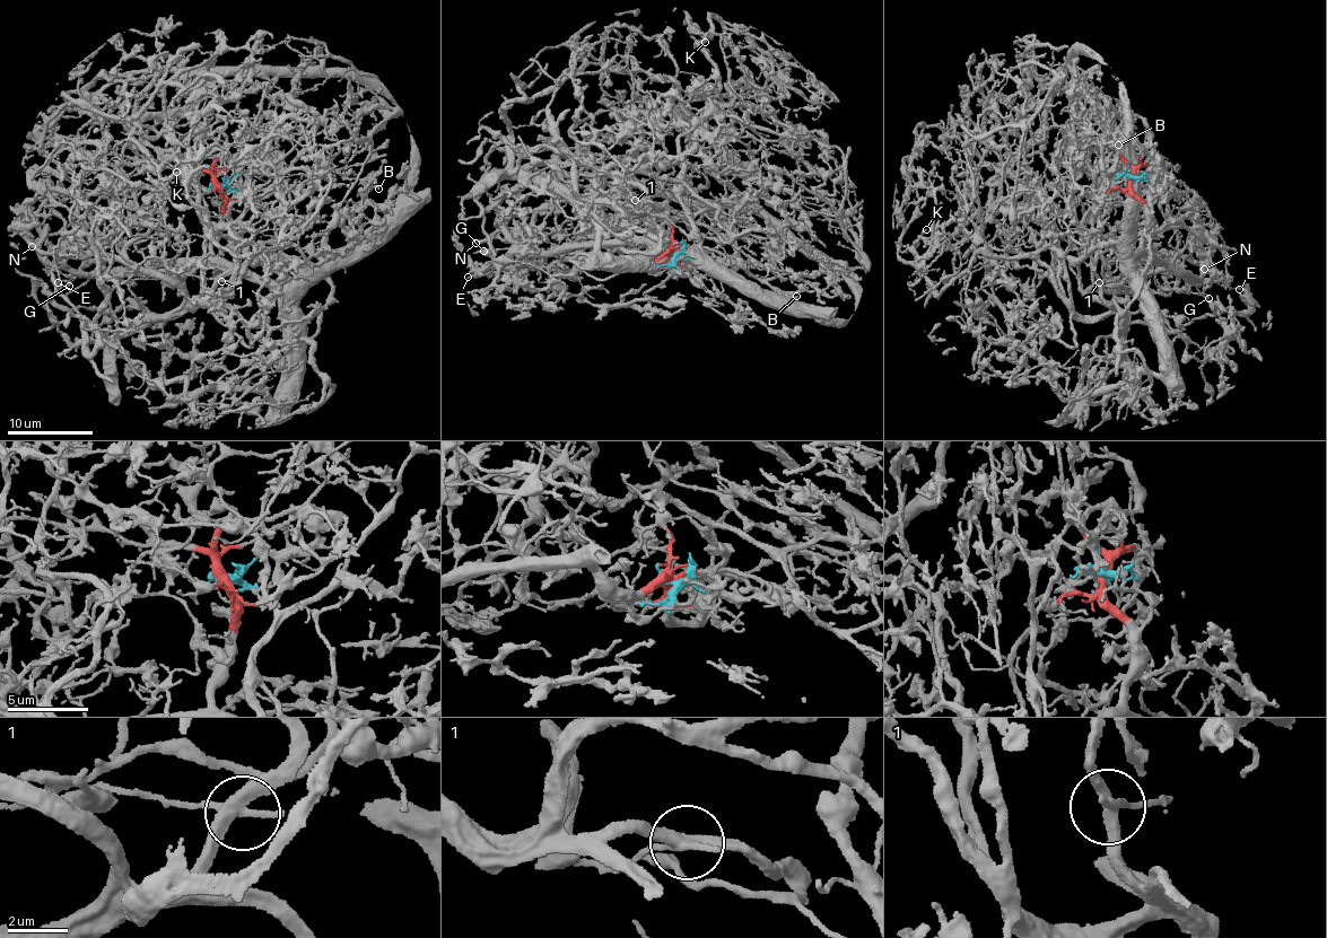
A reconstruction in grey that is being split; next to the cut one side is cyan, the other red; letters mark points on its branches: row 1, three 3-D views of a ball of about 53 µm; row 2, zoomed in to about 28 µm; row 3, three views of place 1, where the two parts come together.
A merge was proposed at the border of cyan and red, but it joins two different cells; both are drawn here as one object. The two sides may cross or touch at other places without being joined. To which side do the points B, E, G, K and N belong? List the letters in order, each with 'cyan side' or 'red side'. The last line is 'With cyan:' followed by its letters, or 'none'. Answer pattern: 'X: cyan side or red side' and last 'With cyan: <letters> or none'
B: cyan side
E: red side
G: red side
K: cyan side
N: cyan side
With cyan: B, K, N

